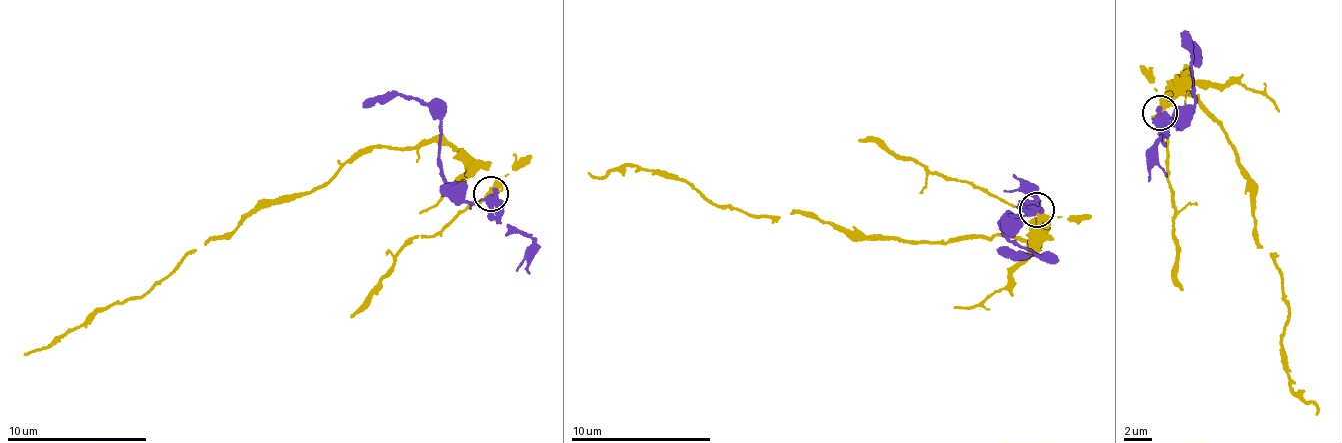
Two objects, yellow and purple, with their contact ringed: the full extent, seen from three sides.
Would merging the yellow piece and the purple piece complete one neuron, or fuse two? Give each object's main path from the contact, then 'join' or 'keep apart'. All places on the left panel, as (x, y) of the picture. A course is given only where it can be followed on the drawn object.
yellow runs (490, 194), (488, 170), (445, 144), (352, 155), (326, 182), (266, 206), (189, 252), (148, 290), (22, 355); purple runs (490, 194), (470, 201), (444, 177), (439, 118), (402, 94), (362, 108); keep apart

